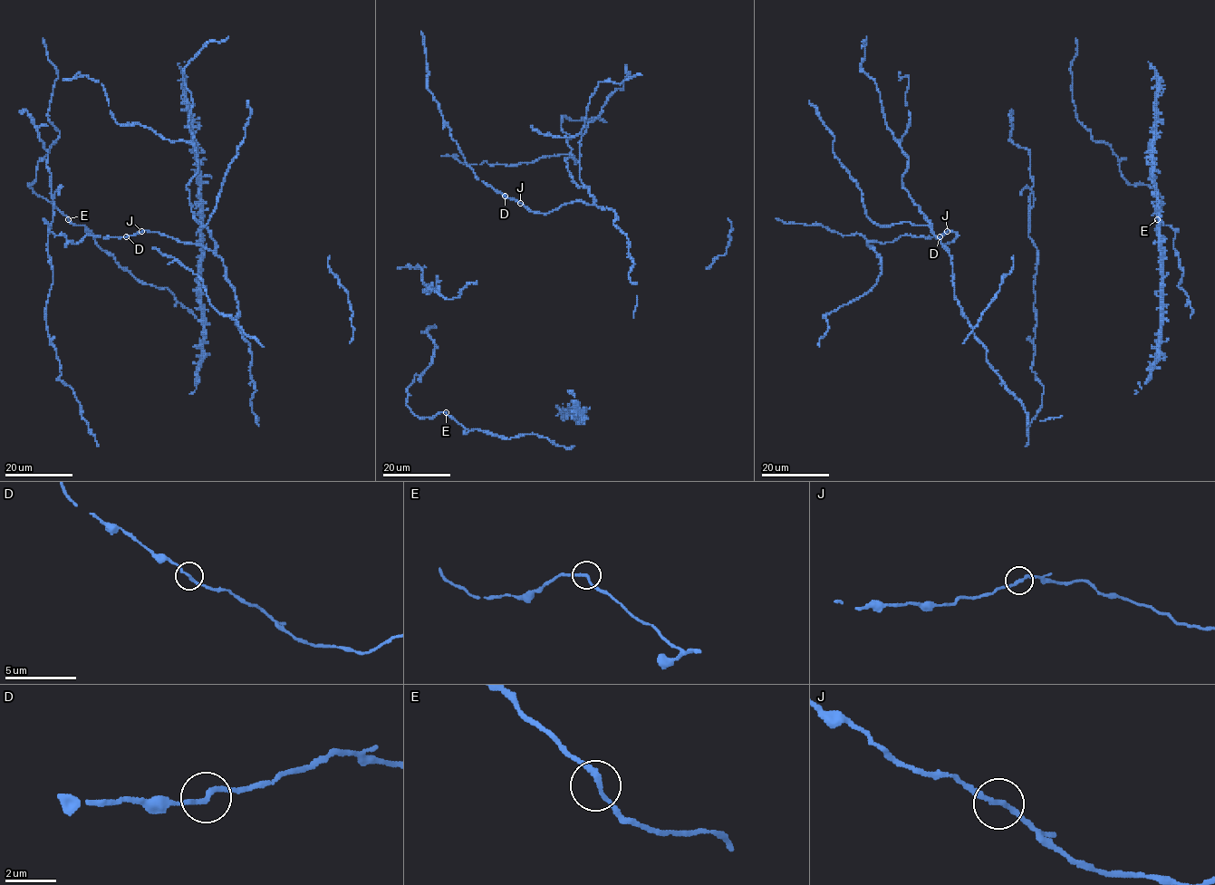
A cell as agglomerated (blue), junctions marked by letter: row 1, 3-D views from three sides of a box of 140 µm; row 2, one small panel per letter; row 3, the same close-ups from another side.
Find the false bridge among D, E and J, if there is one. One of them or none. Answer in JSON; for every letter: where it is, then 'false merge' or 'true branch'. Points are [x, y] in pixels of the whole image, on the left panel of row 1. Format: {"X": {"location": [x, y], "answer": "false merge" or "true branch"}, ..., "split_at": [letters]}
{"D": {"location": [126, 236], "answer": "true branch"}, "E": {"location": [68, 219], "answer": "true branch"}, "J": {"location": [141, 231], "answer": "true branch"}, "split_at": []}

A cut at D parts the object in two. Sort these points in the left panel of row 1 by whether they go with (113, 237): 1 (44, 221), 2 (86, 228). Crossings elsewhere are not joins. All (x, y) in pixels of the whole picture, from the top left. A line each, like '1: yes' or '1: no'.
1: yes
2: no

